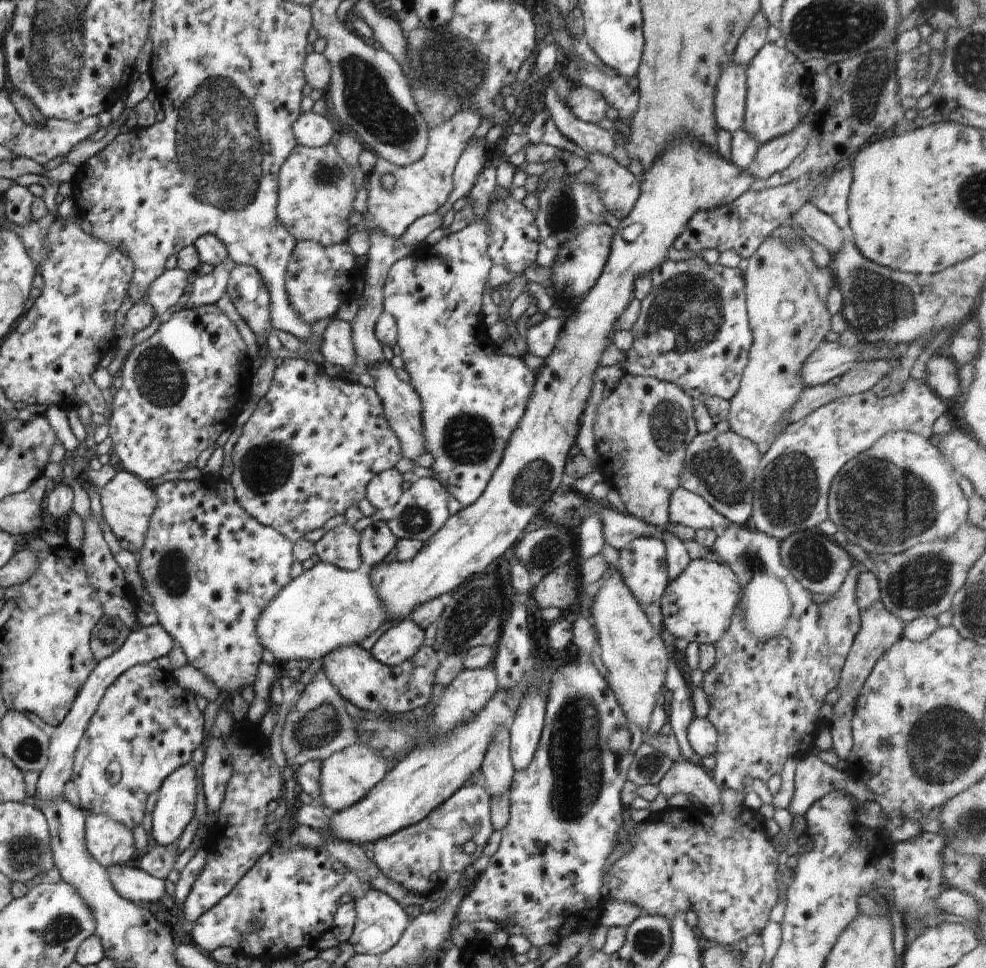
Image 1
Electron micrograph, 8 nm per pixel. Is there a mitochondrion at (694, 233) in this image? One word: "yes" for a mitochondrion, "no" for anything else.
no

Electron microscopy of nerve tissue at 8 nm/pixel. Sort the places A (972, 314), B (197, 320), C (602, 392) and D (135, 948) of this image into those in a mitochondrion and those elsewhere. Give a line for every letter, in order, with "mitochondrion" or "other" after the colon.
A: other
B: other
C: other
D: other

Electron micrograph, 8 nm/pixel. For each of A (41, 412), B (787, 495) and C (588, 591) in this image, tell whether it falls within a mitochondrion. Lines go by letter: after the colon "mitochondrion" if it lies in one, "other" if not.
A: other
B: mitochondrion
C: other

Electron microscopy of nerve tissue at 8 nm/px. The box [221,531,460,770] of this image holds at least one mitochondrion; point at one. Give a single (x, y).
(319, 726)

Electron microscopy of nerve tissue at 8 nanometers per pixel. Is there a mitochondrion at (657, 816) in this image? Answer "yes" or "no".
no

